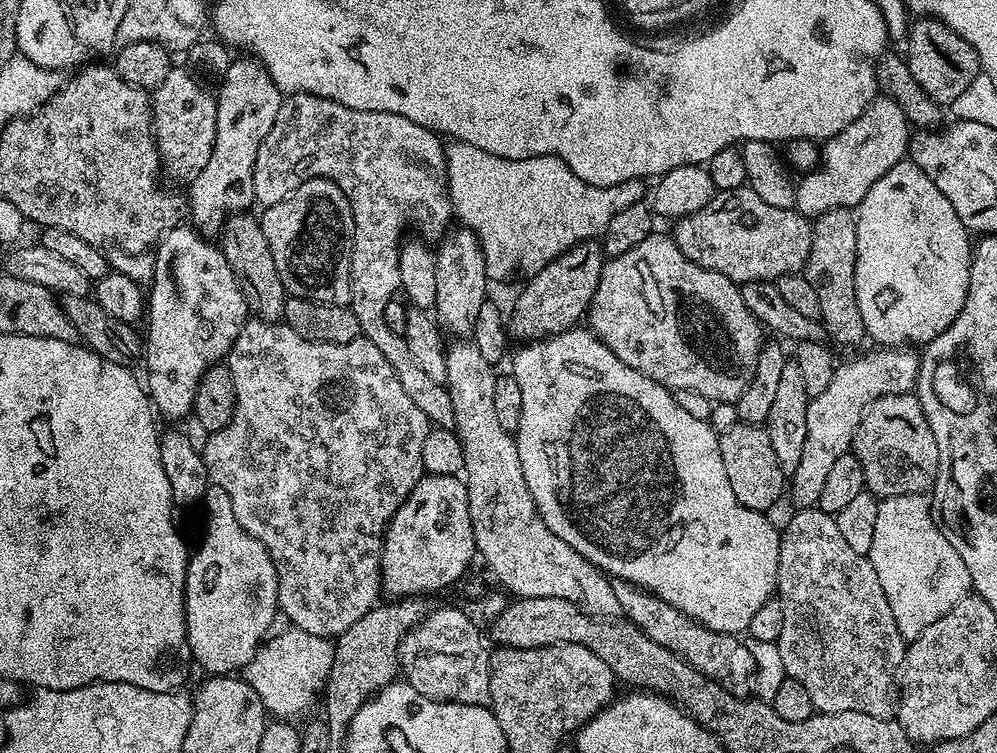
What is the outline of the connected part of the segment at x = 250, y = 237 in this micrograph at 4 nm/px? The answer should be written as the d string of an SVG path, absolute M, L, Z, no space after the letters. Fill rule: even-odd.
M248 214L229 215L218 244L224 250L230 270L234 270L238 290L242 290L242 298L246 298L249 313L255 319L276 322L284 315L286 293L282 274L278 274L278 266L274 266L274 254L270 254L270 242L266 242L266 234L262 234L259 219L255 215L244 215Z

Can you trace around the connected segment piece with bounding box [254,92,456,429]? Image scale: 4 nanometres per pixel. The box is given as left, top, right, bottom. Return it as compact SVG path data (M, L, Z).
M294 92L285 95L282 106L278 110L278 118L274 118L274 126L270 126L270 134L258 146L258 158L254 162L254 194L255 203L260 206L282 202L302 182L314 178L332 180L346 194L350 202L352 217L356 223L354 243L352 246L352 302L351 310L354 318L358 318L360 335L365 340L374 342L394 366L394 374L398 374L398 382L402 382L402 390L406 390L414 406L426 414L429 425L438 428L455 429L454 402L450 402L450 394L445 385L434 382L418 366L418 361L410 355L410 346L406 346L406 338L390 326L386 326L384 311L386 302L390 302L401 291L400 286L400 231L409 220L417 228L425 241L436 242L449 231L448 223L454 220L452 200L448 197L448 157L446 144L437 133L418 126L418 122L410 122L410 118L402 118L398 114L386 114L374 110L350 110L350 106L342 106L330 98L322 98L305 92Z

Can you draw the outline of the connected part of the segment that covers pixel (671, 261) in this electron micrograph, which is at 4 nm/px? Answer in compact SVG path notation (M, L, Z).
M653 234L642 238L642 242L638 242L638 246L634 246L634 250L626 250L626 254L613 256L605 263L602 274L598 278L598 290L594 290L594 298L586 313L586 324L615 356L622 358L622 362L626 362L626 366L646 374L646 378L658 382L663 388L672 392L684 390L702 394L713 405L735 404L738 398L742 398L742 390L746 390L746 386L752 380L754 366L758 362L758 354L766 343L765 329L754 318L754 314L750 314L750 310L746 310L746 302L742 302L742 294L738 285L714 270L706 270L702 266L690 262L690 258L686 258L686 254L682 254L682 250L678 250L676 241L671 235Z

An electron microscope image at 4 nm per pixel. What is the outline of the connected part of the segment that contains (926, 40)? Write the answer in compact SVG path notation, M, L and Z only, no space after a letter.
M916 18L911 22L906 51L910 74L914 74L914 82L918 82L918 86L922 86L922 90L926 90L926 94L934 98L936 104L950 106L954 98L958 98L958 94L962 94L962 90L966 90L966 86L970 86L970 82L981 75L978 54L974 46L966 42L966 38L954 34L954 30L950 30L950 26L941 20Z

